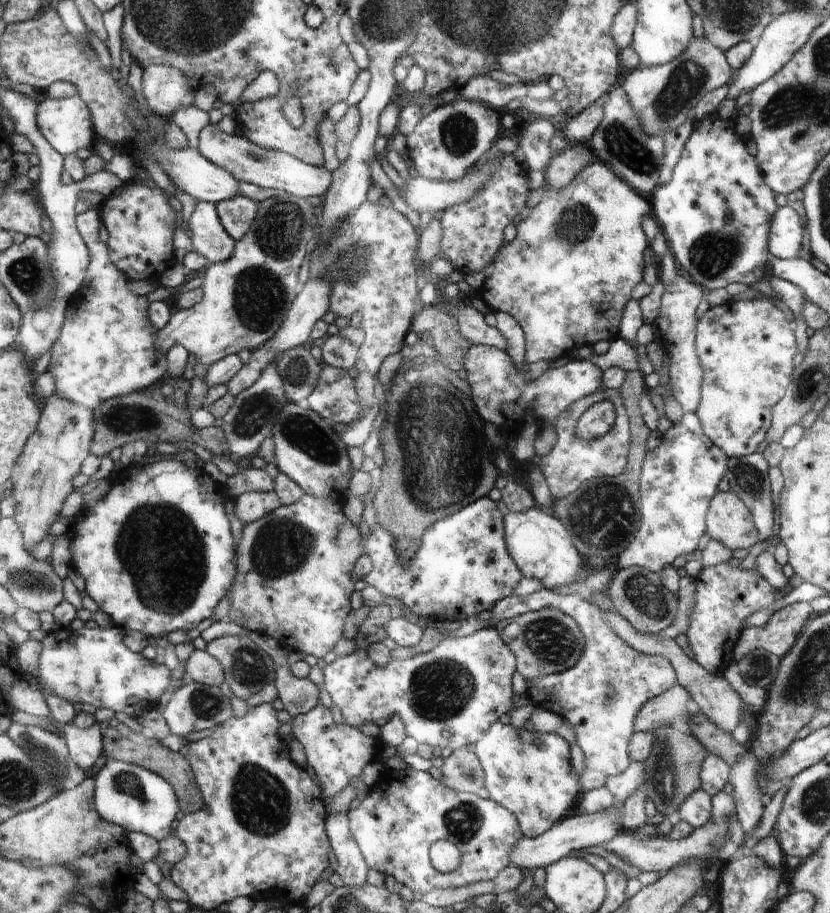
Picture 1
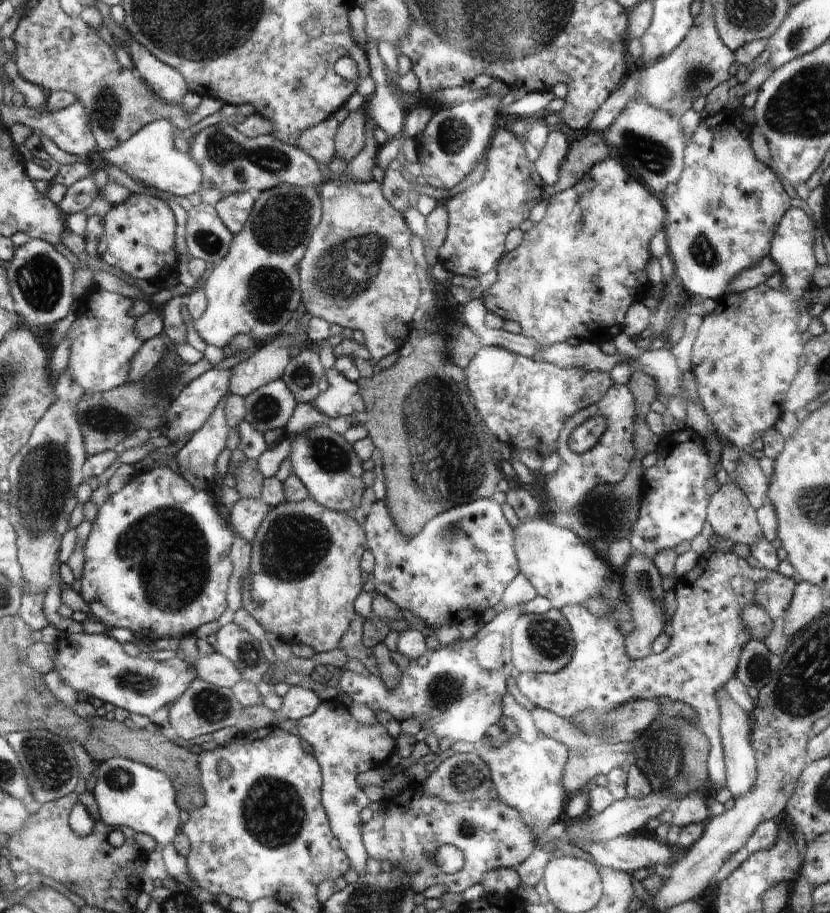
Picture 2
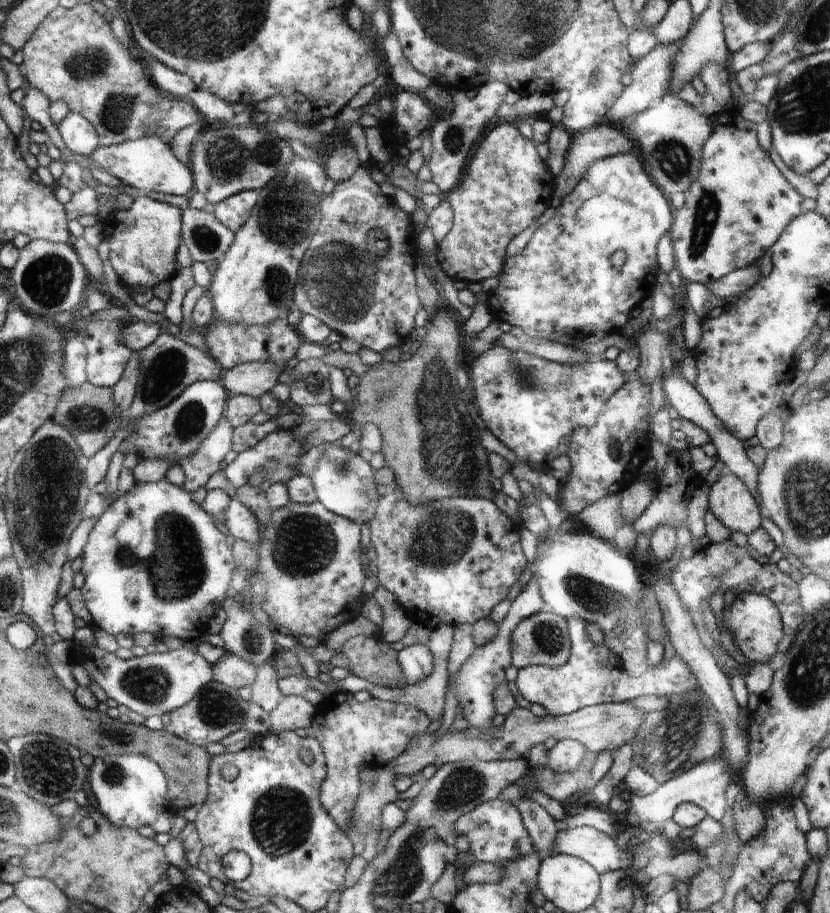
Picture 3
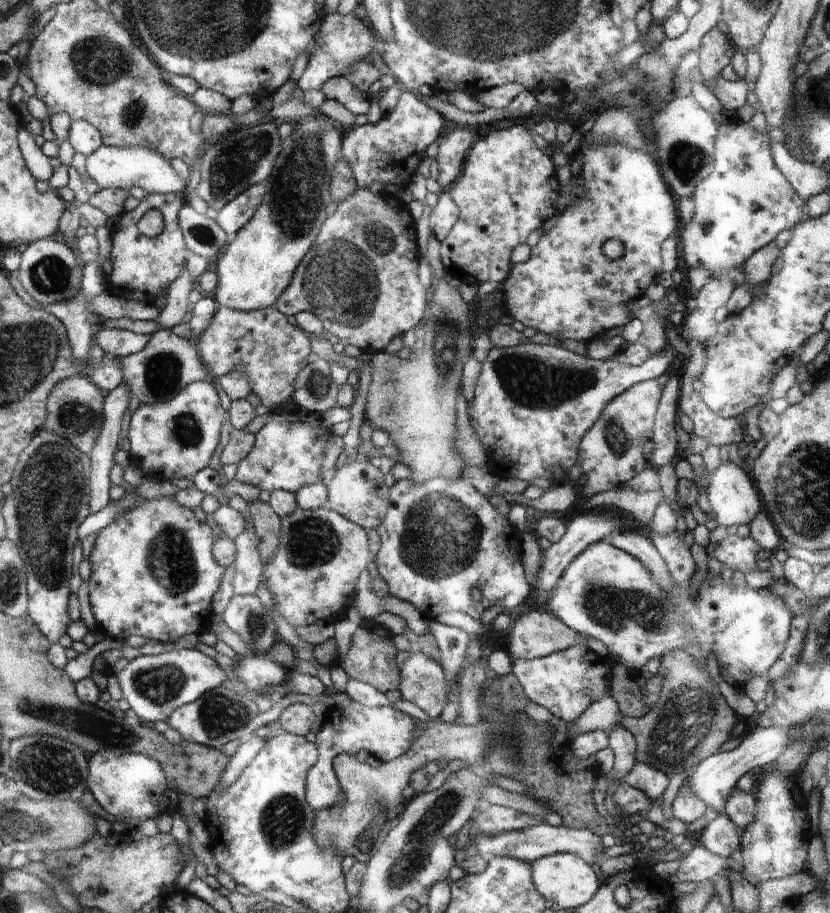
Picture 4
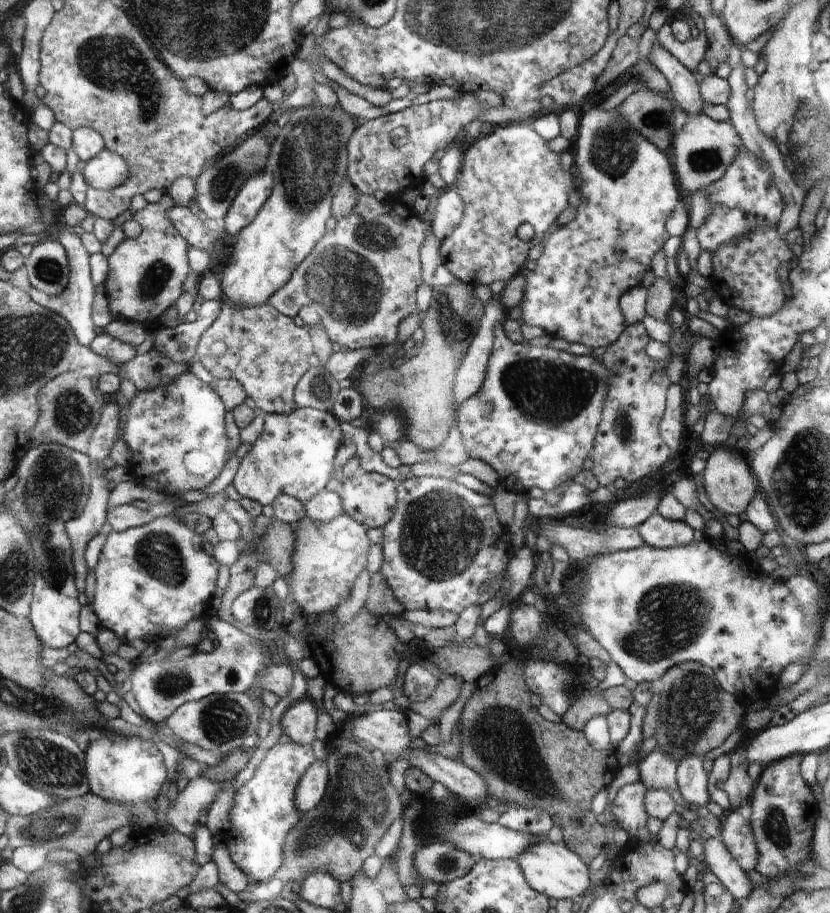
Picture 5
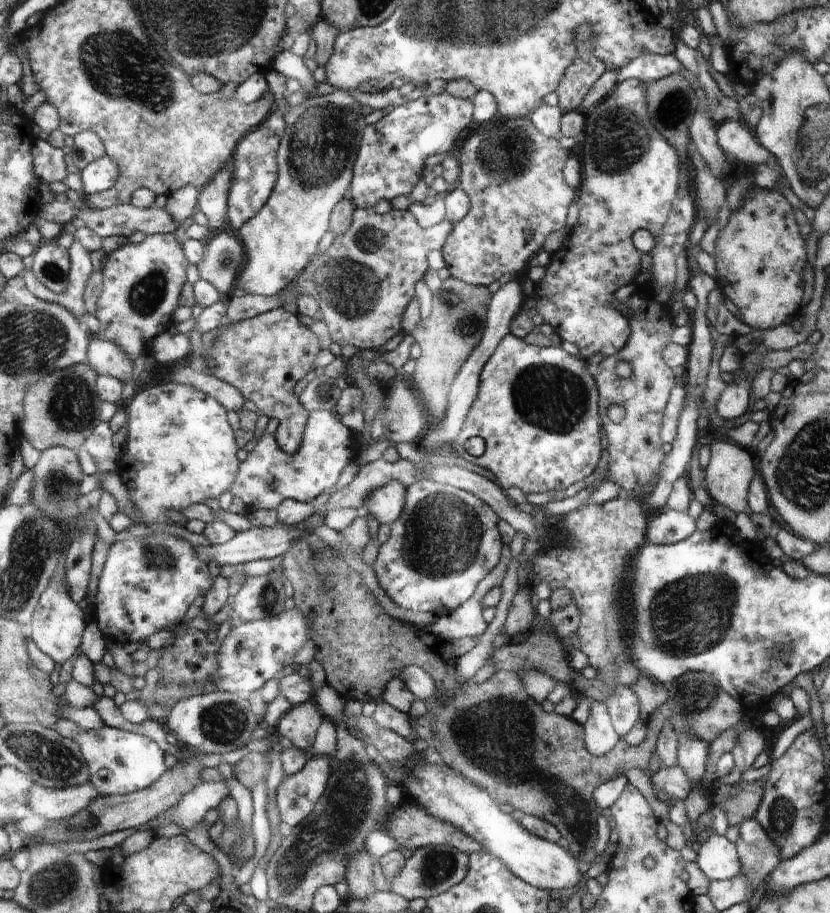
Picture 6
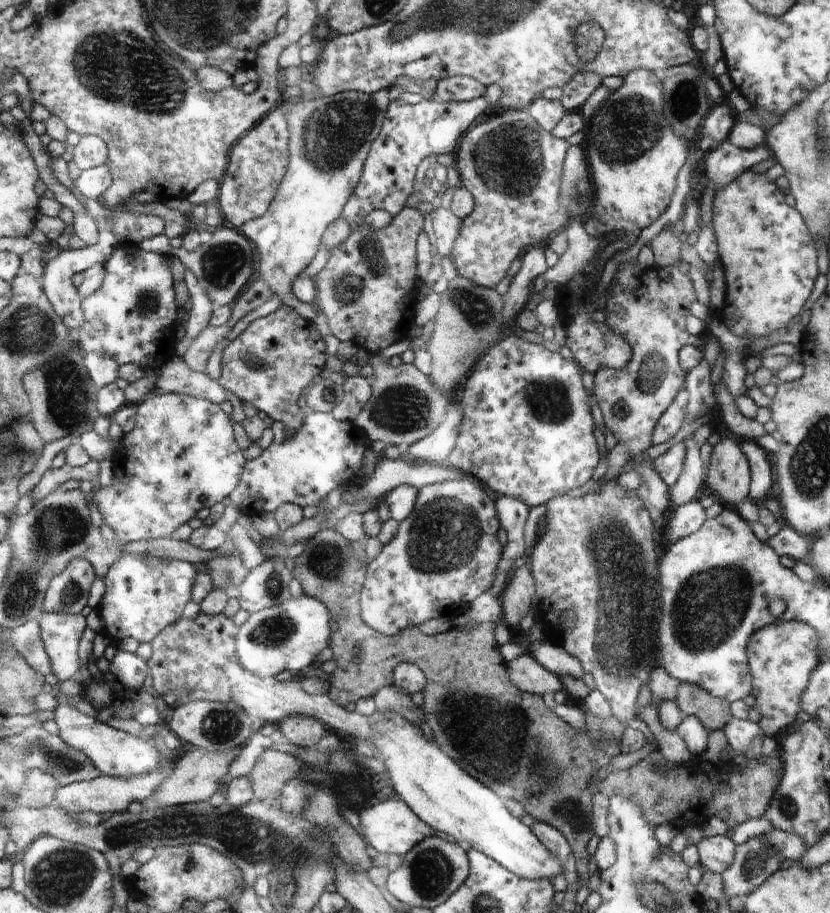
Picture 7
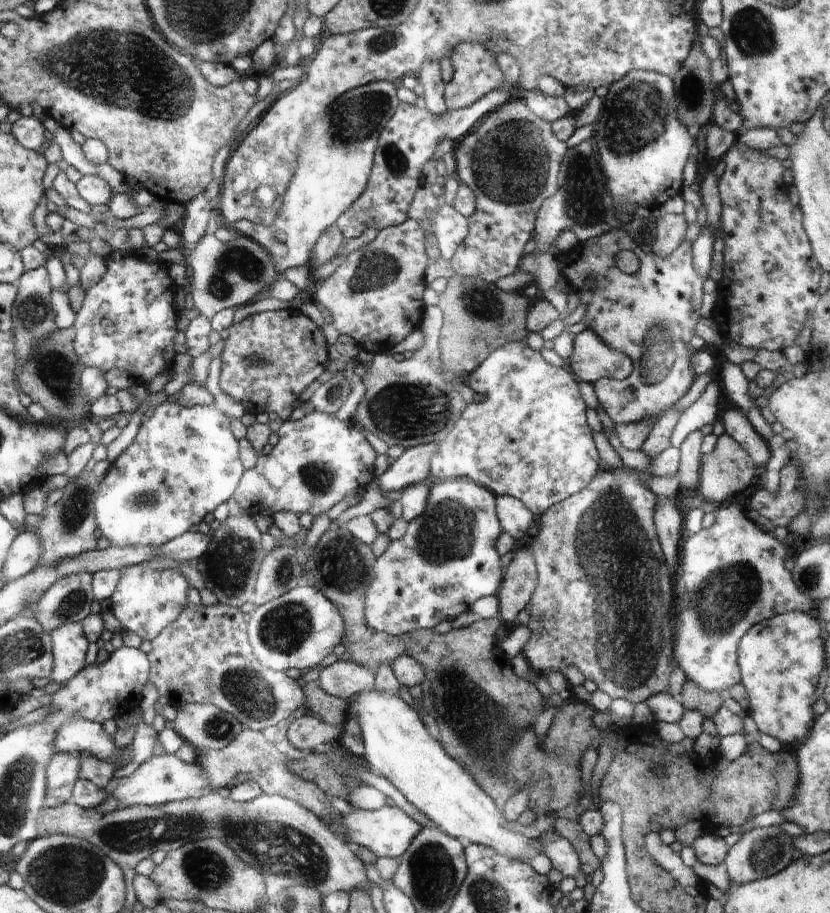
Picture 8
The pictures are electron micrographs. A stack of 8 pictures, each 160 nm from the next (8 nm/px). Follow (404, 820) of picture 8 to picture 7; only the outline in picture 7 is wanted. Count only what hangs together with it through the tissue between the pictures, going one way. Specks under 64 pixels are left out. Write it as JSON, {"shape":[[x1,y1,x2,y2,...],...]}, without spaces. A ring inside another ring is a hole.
{"shape":[[384,800,384,802,373,802,368,806,358,810,359,821,363,830,362,837,365,842,373,846,374,850,387,854,387,855,398,855,401,857,406,856,407,852,422,842,428,837,444,837,447,836,440,834,433,828,427,825,415,814,415,811,411,809,403,801,400,800]]}

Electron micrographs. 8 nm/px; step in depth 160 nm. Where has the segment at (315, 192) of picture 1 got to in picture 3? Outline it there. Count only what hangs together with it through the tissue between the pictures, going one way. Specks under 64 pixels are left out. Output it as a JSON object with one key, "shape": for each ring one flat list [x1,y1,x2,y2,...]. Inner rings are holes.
{"shape":[[262,125,247,127,214,126,209,134,200,133,191,151,190,169,194,175,194,191,201,192,207,202,218,204,242,191,260,190,293,158,287,140]]}

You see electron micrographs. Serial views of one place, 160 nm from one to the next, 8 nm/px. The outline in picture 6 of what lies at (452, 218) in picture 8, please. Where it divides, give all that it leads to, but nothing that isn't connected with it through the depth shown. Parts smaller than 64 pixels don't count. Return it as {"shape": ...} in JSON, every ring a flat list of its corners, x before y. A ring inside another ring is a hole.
{"shape":[[374,207,356,209,348,232,340,238,334,237,334,244,328,252,320,256,316,254,312,266,308,266,308,270,300,274,290,297,280,299,277,296,230,295,226,300,227,314,222,318,220,326,202,333,201,357,207,364,212,345,228,325,278,307,289,311,298,309,295,306,298,295,310,295,317,299,321,317,328,326,332,341,338,342,342,347,350,344,360,351,377,350,400,332,404,308,414,298,414,284,422,280,429,269,428,252,442,250,452,229,453,224,446,218,423,229,408,209,392,208,385,215,376,213]]}

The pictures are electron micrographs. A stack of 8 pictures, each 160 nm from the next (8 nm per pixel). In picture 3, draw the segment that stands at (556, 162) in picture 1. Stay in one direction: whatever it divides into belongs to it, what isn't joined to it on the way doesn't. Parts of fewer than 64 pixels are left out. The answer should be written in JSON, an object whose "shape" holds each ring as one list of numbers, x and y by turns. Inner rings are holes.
{"shape":[[604,120,592,126,592,130,586,130,584,134,576,136,566,156,566,166,556,176,556,204,554,206,560,206,562,198,574,190,574,186,582,180,584,172,588,170,592,162,604,156,620,154,620,152,632,152,630,138,624,136,614,126,604,124]]}

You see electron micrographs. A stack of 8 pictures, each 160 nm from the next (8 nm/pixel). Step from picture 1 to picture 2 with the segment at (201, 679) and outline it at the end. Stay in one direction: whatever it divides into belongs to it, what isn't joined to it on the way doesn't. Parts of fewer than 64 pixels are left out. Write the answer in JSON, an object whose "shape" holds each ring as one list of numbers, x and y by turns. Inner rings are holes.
{"shape":[[220,653,199,656,195,662,197,678,212,683,217,687,231,689,242,680,239,670]]}

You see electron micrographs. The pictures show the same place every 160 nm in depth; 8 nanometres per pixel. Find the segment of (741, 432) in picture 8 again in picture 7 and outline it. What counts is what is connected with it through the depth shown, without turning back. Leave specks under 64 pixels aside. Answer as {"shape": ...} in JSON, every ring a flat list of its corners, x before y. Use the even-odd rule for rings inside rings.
{"shape":[[741,439,740,446,751,463,751,501,761,505,774,481,774,470,766,455,768,452,760,447,755,439]]}

